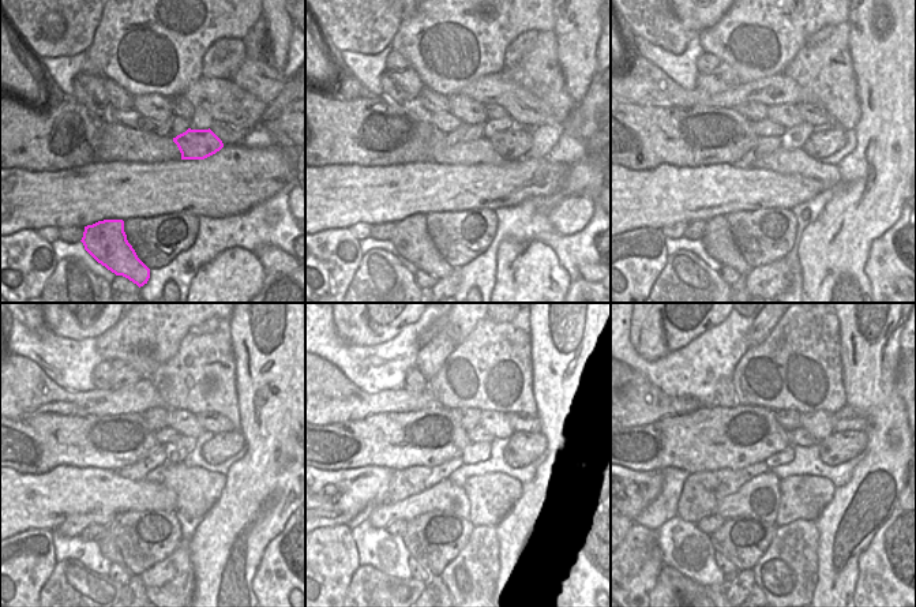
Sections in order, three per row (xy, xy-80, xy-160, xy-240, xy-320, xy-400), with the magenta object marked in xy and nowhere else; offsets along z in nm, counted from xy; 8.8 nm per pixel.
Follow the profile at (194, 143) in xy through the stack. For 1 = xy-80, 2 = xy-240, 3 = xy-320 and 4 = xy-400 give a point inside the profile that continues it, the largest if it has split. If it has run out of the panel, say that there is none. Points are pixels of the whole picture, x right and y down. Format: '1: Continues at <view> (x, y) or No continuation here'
1: Continues at xy-80 (513, 143)
2: Continues at xy-240 (221, 446)
3: Continues at xy-320 (524, 448)
4: Continues at xy-400 (838, 448)

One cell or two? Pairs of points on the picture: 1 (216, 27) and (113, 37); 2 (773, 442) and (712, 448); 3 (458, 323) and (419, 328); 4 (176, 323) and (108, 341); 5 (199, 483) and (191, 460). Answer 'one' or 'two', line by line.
1: one
2: one
3: two
4: one
5: two

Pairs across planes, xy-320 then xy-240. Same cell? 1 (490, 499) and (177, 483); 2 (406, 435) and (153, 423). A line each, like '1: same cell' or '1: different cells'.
1: same cell
2: different cells

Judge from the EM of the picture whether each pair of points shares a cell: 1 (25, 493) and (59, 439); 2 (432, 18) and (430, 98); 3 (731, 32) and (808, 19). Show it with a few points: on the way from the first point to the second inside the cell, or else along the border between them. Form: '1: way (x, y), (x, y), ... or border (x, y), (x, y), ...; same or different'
1: border (68, 465), (56, 465), (45, 472), (14, 471); different
2: border (425, 86), (447, 97); different
3: way (750, 33), (759, 33), (773, 19), (789, 19); same

